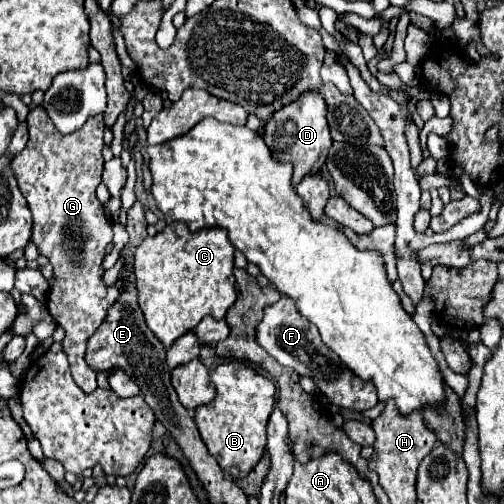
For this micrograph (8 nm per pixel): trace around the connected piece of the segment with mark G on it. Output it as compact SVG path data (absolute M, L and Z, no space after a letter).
M36 107L28 113L26 125L30 139L26 147L14 155L12 169L34 219L32 241L38 247L38 253L54 267L54 279L48 281L50 291L46 309L54 323L66 331L62 347L70 361L76 385L84 393L92 393L98 385L96 371L84 361L86 343L106 319L112 303L126 289L128 279L126 269L122 269L114 285L102 281L102 261L106 257L106 247L112 243L112 223L102 209L104 205L96 197L96 187L102 181L100 177L104 169L104 115L94 115L82 129L70 135L60 135L44 107Z

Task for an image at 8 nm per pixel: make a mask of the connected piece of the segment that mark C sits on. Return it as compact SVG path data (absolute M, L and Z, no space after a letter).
M170 223L154 237L146 237L134 251L134 277L138 289L138 305L144 313L144 321L148 329L162 341L164 347L170 347L178 337L192 331L206 315L214 319L222 319L224 313L236 301L234 287L234 247L224 229L204 229L204 231L188 231L186 223Z

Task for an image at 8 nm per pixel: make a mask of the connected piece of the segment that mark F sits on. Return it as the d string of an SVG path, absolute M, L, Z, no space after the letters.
M282 297L278 303L270 305L264 311L264 319L258 325L258 343L280 365L296 369L300 375L312 377L316 387L330 399L330 403L340 405L340 407L348 407L348 409L356 409L356 411L372 409L378 403L376 389L372 387L372 383L360 381L358 377L354 377L350 373L350 369L346 365L342 365L342 361L322 343L316 325L312 325L308 319L304 319L298 313L296 303L292 299Z

